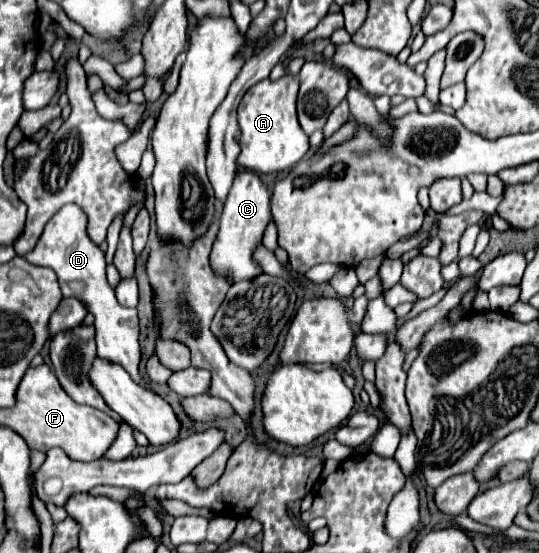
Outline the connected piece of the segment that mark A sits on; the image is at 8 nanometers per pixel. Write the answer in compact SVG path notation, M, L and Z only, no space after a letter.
M284 74L278 80L264 78L248 94L244 94L238 110L238 124L242 130L240 136L240 156L238 164L256 172L270 174L292 168L308 152L308 136L300 130L296 118L296 94L298 80L290 74Z

